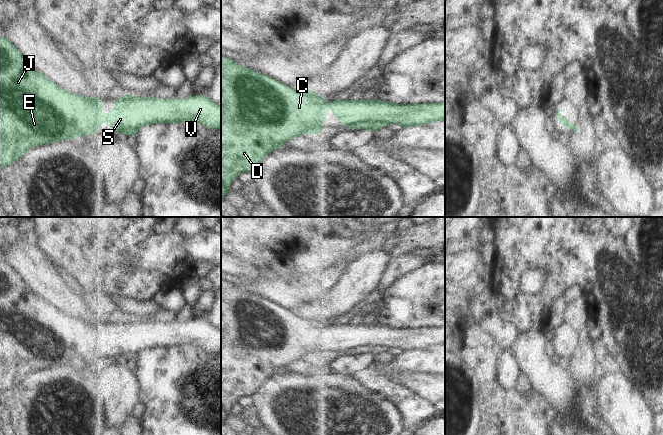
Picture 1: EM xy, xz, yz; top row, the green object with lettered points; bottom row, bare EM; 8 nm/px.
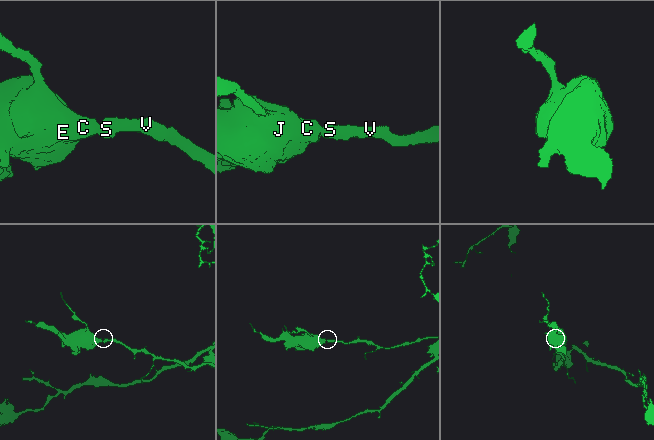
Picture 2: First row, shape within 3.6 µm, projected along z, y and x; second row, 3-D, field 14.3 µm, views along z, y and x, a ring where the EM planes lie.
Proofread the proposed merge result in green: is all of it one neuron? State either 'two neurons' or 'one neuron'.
one neuron

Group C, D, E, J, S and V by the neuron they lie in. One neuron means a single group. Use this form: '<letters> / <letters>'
C D E J S V

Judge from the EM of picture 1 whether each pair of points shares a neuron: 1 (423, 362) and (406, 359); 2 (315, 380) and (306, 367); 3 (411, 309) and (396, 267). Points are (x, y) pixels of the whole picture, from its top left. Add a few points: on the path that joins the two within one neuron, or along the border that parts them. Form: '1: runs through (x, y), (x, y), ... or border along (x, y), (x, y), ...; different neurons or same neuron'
1: runs through (419, 361), (410, 361); same neuron
2: border along (317, 365), (307, 376), (286, 372); different neurons
3: border along (420, 267), (403, 274), (384, 293); different neurons

